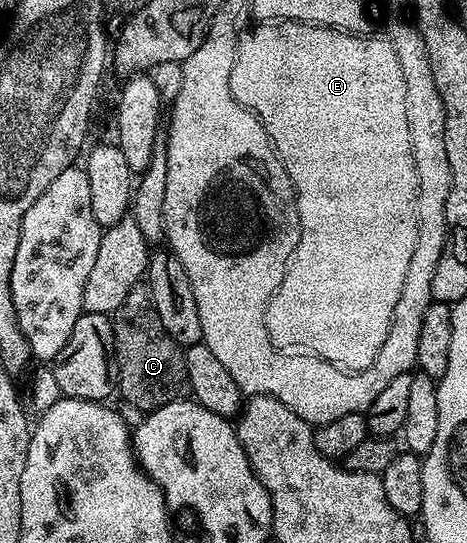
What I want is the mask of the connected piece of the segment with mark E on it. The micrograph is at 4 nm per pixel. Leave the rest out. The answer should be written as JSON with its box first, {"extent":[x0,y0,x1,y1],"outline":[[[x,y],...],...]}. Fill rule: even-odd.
{"extent":[230,22,418,368],"outline":[[[258,22],[247,34],[243,33],[239,37],[236,60],[232,64],[230,77],[232,96],[261,120],[270,137],[270,145],[284,164],[294,185],[294,194],[298,198],[300,240],[292,252],[290,263],[286,266],[280,288],[276,288],[266,305],[266,327],[270,343],[283,352],[313,354],[315,358],[330,362],[339,368],[370,366],[372,360],[376,360],[382,347],[382,339],[388,336],[396,300],[400,300],[400,288],[404,288],[404,275],[412,261],[412,252],[416,252],[418,177],[416,164],[412,160],[404,72],[400,68],[396,48],[390,43],[389,37],[370,37],[347,34],[346,31],[334,30],[331,26],[313,26],[311,22]],[[346,338],[362,338],[358,342],[358,350],[346,350]]]}

